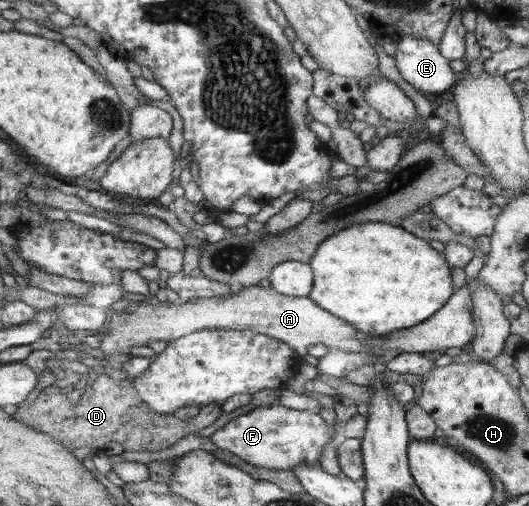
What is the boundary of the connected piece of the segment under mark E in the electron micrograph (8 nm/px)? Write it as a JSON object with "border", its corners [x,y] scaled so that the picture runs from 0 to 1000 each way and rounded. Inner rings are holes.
{"border":[[[760,73],[747,85],[750,99],[745,115],[750,138],[766,160],[802,188],[811,192],[845,188],[871,156],[873,146],[862,146],[851,134],[851,117],[836,107],[826,85],[790,73]]]}

